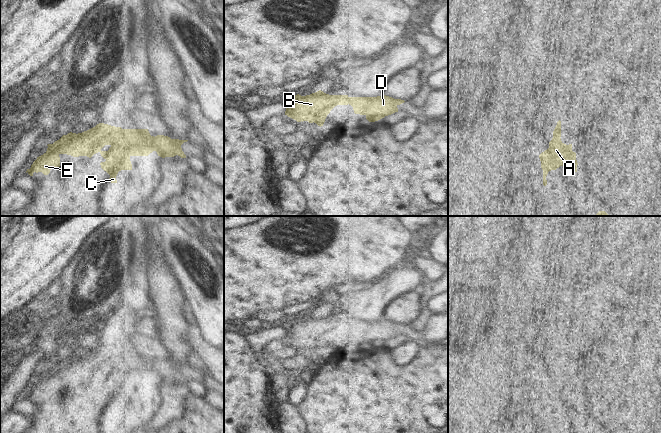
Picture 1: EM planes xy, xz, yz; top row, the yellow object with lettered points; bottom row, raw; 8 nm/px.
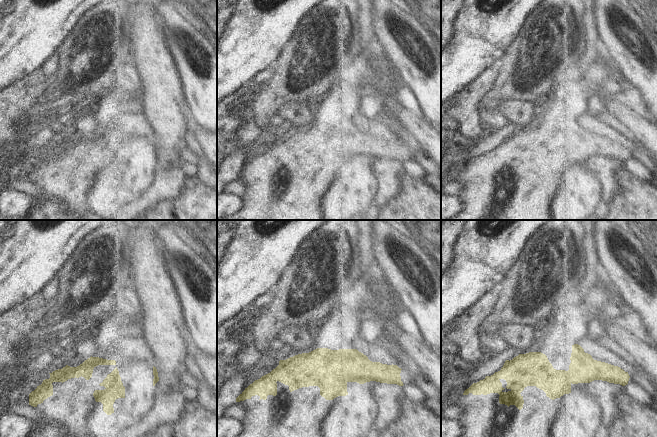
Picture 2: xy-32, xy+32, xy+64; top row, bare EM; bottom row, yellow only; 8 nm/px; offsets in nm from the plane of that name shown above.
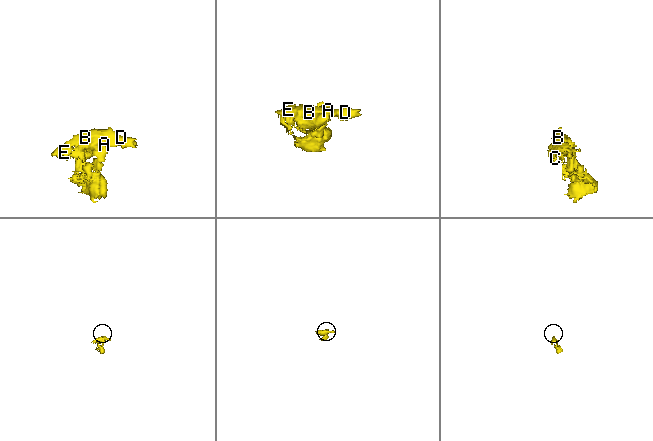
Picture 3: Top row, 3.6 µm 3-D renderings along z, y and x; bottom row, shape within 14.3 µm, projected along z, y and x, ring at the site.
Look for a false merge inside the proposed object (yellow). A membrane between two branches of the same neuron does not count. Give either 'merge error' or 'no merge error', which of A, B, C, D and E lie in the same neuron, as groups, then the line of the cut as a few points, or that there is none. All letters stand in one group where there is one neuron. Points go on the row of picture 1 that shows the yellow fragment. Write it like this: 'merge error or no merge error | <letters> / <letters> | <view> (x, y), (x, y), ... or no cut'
no merge error | A B C D E | no cut

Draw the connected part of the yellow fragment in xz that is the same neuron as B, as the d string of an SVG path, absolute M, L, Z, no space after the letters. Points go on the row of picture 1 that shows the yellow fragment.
M319 90L310 95L299 94L285 98L285 115L297 122L308 121L323 126L327 115L337 105L351 105L355 114L365 115L369 122L378 121L398 112L397 106L404 100L383 95L377 97L349 97L329 95Z

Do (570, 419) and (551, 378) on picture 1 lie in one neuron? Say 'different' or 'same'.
same

